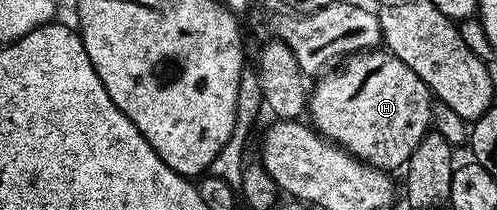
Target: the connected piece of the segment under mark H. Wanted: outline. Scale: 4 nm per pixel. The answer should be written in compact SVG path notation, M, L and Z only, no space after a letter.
M387 51L352 53L341 65L342 69L327 68L313 82L308 102L313 128L373 169L401 170L420 139L431 132L434 101L429 87Z

